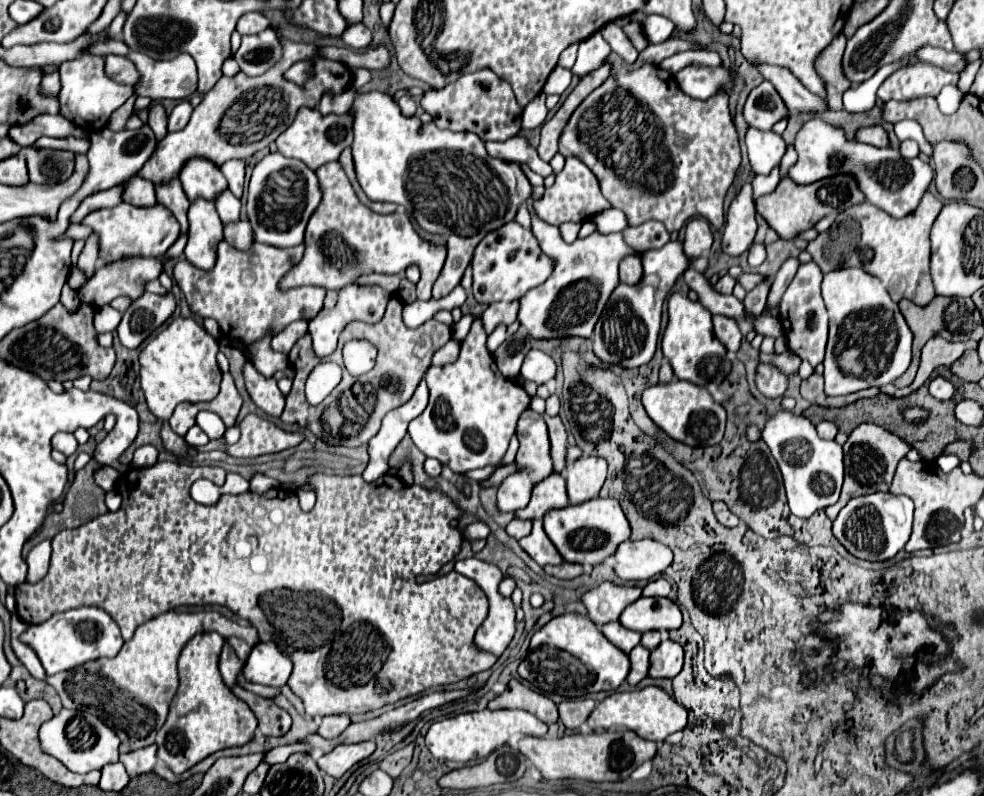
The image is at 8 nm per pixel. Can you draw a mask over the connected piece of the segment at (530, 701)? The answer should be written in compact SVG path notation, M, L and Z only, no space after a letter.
M510 680L508 688L500 696L496 696L494 700L488 702L488 708L490 710L520 708L520 710L532 712L538 720L542 720L548 726L558 722L558 708L556 708L556 704L548 696L530 690L528 686L520 684L518 680Z

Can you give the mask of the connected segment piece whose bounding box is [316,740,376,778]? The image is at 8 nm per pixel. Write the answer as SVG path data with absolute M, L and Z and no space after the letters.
M372 740L348 744L348 746L336 746L332 752L318 758L316 764L318 764L318 768L322 768L322 772L330 774L332 778L340 778L354 764L368 758L374 752L374 748L376 748L376 744Z

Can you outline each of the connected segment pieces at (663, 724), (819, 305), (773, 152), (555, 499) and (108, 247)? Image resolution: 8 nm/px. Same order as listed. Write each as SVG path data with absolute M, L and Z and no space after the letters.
M646 686L642 690L632 690L632 692L612 692L608 698L604 698L594 708L594 712L588 718L588 726L590 728L604 728L604 730L610 726L622 726L626 730L636 732L644 740L662 742L670 734L684 730L686 720L688 720L688 712L682 704L678 704L662 688Z
M814 262L800 264L796 276L782 294L778 314L790 350L798 354L802 360L808 360L812 366L818 366L824 360L824 348L828 340L828 314L820 296L820 284L822 284L822 270L818 268L818 264Z
M748 126L744 142L748 148L750 166L756 174L768 174L776 164L780 164L784 152L786 152L786 144L784 144L782 136L778 136L772 130L762 132L758 128Z
M550 474L542 482L538 482L532 490L532 500L524 510L516 512L516 518L522 520L534 520L542 518L548 510L568 506L566 496L566 480L560 474Z
M126 202L114 208L100 208L90 212L84 218L84 224L88 224L94 232L100 234L100 256L106 262L116 262L122 256L148 256L148 258L164 256L166 250L180 236L178 220L160 202L154 208L132 206Z

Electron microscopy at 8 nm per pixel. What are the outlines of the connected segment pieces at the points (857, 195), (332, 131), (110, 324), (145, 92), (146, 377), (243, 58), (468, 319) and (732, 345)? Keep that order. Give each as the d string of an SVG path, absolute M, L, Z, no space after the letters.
M840 174L840 176L818 180L808 186L794 184L794 180L790 180L790 176L786 176L780 180L780 184L776 186L774 192L764 194L756 200L756 212L780 234L780 238L792 240L798 232L812 228L822 216L826 216L830 212L840 214L846 206L856 204L856 202L864 202L864 194L858 190L856 180L852 176Z
M302 108L296 120L288 126L288 130L284 130L276 138L276 146L286 158L302 160L310 170L316 170L318 166L326 162L338 160L340 152L352 144L352 138L354 136L352 136L352 116L350 114L322 116L312 108Z
M102 306L94 312L94 328L96 332L114 332L116 326L120 324L120 312L114 310L112 306Z
M128 52L126 58L134 62L140 74L138 84L132 86L134 96L148 96L152 102L160 102L160 100L180 100L196 92L196 82L198 82L196 64L190 54L178 54L172 60L152 60L140 52Z
M174 318L154 340L150 340L140 350L140 384L150 412L160 420L168 420L180 402L198 404L214 400L222 378L216 364L216 354L216 338L212 338L194 318Z
M272 28L252 36L242 36L240 48L234 52L240 70L248 76L260 76L282 58L282 46Z
M466 314L466 316L462 316L458 322L454 322L454 324L452 324L452 340L462 340L462 338L468 334L468 330L470 330L472 320L474 320L474 316Z
M716 314L716 316L712 316L712 322L714 322L714 336L724 344L728 354L734 356L740 348L740 340L742 340L742 334L740 334L736 320L730 320L726 316Z

